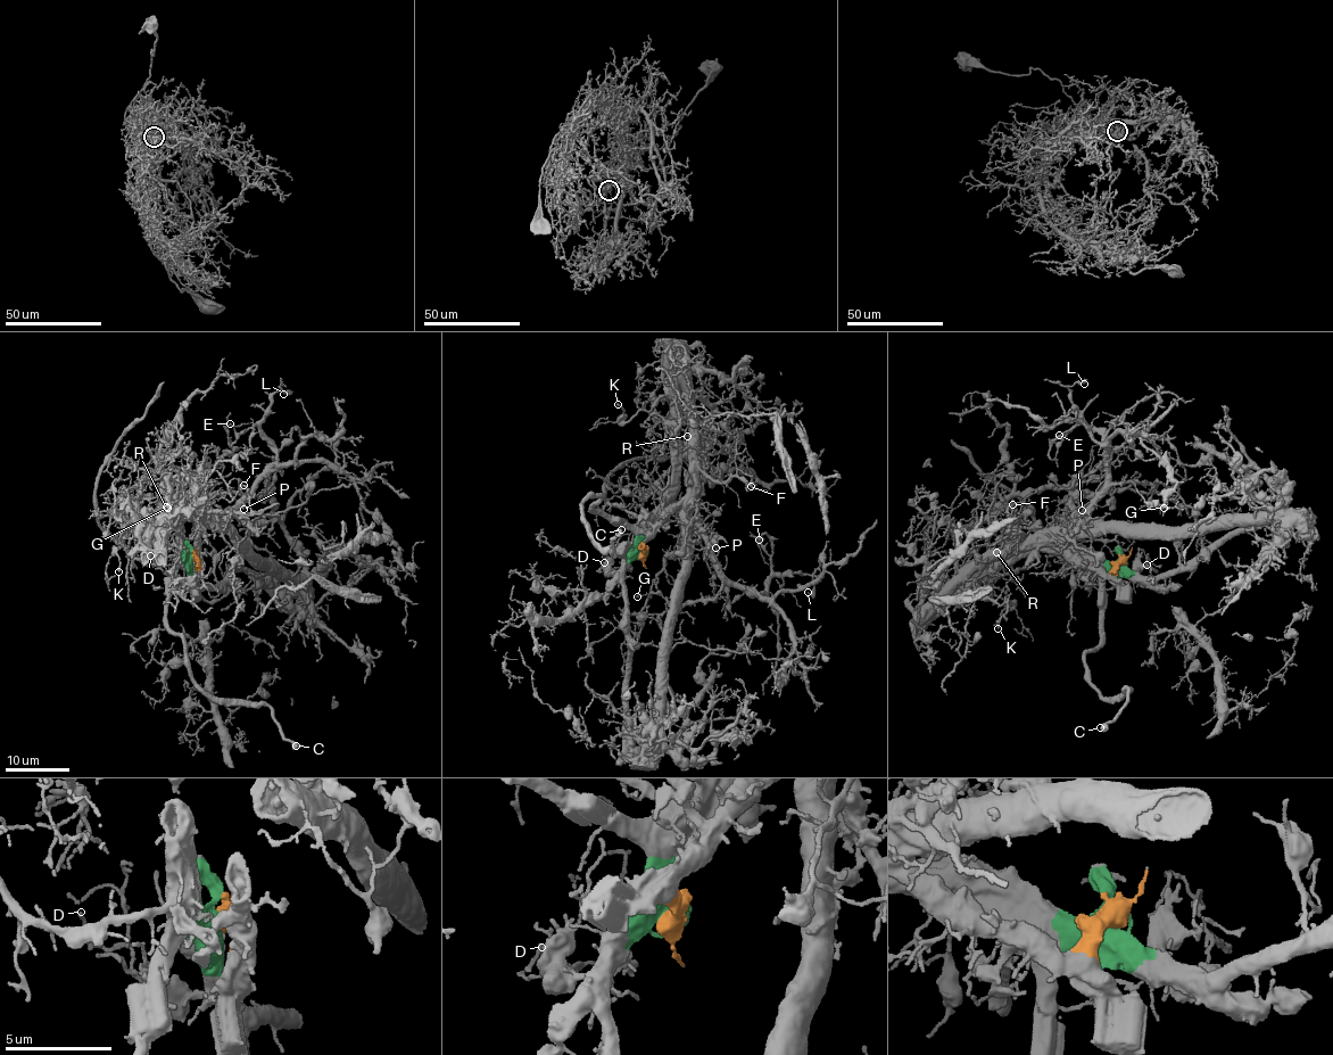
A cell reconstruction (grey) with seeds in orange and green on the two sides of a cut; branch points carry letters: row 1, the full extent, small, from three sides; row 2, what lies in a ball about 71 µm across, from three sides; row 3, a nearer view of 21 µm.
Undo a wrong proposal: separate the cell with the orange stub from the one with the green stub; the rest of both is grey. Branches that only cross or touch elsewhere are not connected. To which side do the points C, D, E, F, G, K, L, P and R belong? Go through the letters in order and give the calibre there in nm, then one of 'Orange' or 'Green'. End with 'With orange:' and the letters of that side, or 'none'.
C: Thickness 360 nm. Green
D: Thickness 140 nm. Green
E: Thickness 140 nm. Orange
F: Thickness 170 nm. Orange
G: Thickness 170 nm. Orange
K: Thickness 220 nm. Green
L: Thickness 190 nm. Orange
P: Thickness 150 nm. Orange
R: Thickness 130 nm. Orange
With orange: E, F, G, L, P, R

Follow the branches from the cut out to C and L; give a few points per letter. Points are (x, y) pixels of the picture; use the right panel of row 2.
C: (1120, 561), (1106, 574), (1100, 642), (1085, 654), (1085, 677), (1103, 697), (1125, 687), (1127, 701), (1100, 728)
L: (1120, 561), (1096, 571), (1064, 547), (1104, 479), (1103, 437), (1067, 387), (1084, 384)

